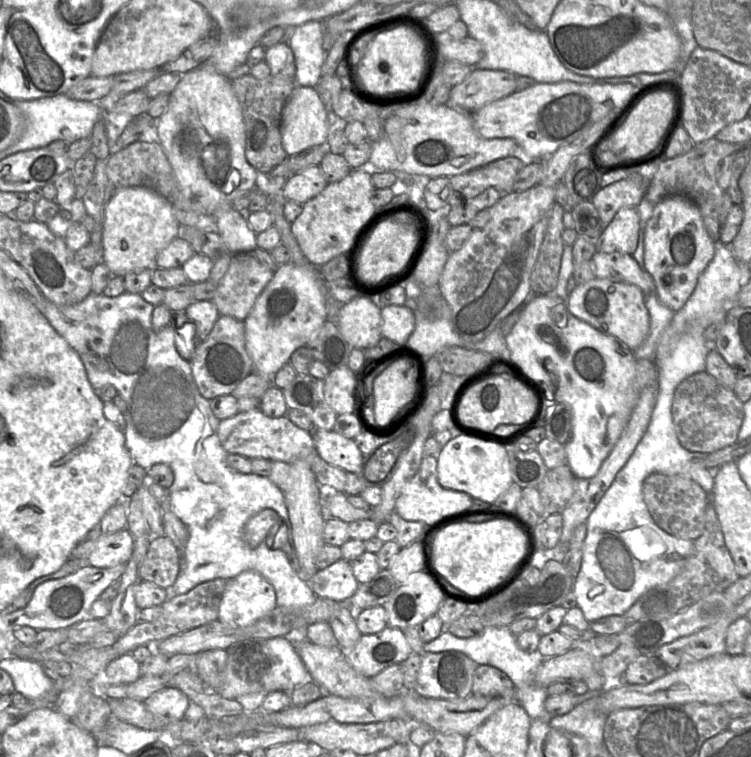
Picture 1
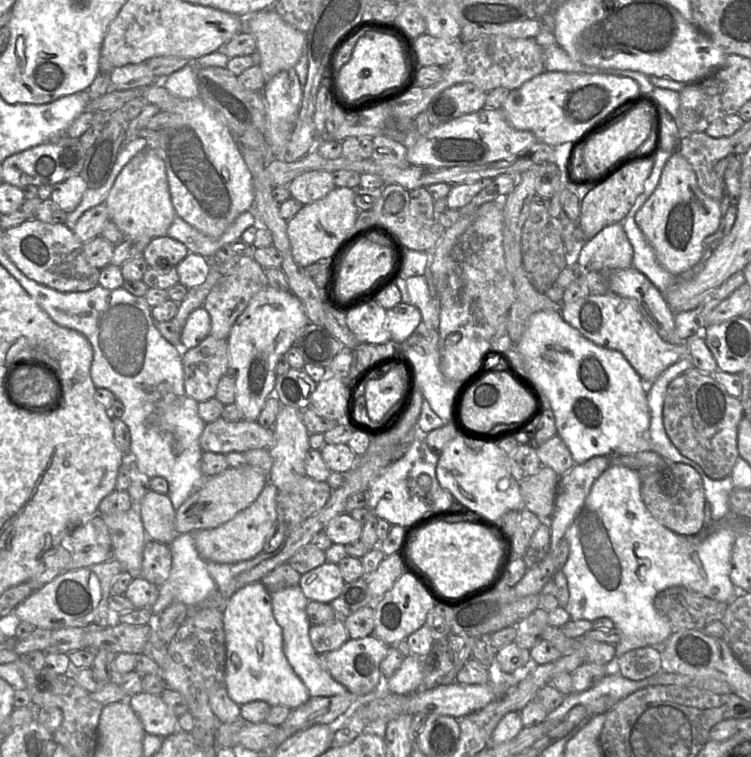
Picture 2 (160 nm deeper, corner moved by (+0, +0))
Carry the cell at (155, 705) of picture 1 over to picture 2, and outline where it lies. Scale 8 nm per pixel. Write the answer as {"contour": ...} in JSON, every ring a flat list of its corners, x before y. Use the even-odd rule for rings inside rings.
{"contour":[[141,691,127,701,139,717,145,733,165,738,178,730,178,717,159,695]]}

